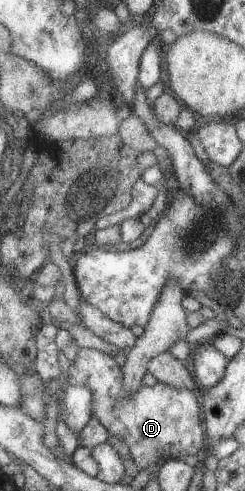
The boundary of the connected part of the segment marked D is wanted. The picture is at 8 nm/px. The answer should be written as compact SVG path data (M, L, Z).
M80 348L78 358L68 370L69 385L83 384L93 392L92 418L99 420L114 436L121 436L128 447L138 470L163 462L166 459L183 459L184 456L201 455L201 436L205 435L201 424L201 410L191 390L174 388L161 382L153 386L142 385L131 400L124 396L123 369L113 358L113 351L102 352Z

